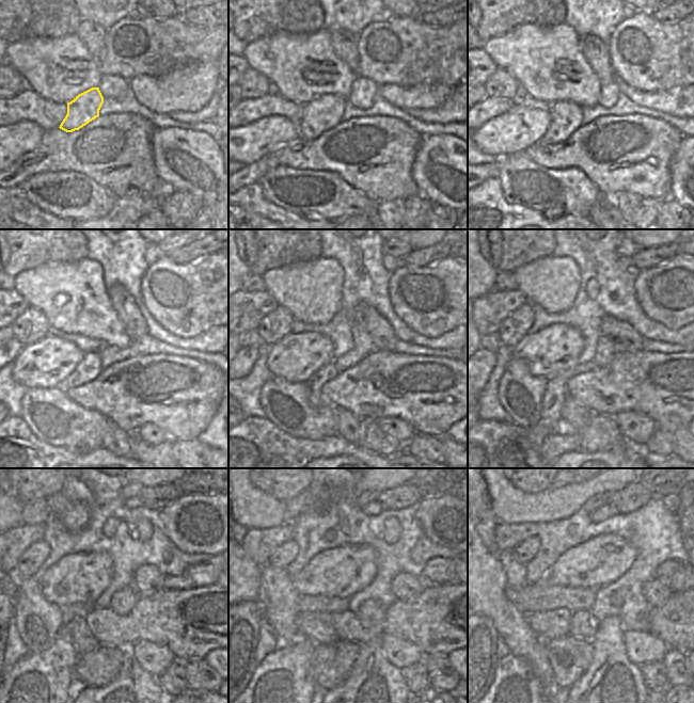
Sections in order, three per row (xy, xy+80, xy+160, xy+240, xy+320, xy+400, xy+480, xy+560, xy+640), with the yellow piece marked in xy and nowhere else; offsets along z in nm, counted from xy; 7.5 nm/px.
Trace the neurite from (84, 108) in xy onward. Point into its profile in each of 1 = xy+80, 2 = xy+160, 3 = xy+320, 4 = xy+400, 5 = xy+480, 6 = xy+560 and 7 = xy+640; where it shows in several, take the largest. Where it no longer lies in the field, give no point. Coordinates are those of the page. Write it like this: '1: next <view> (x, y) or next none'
1: next xy+80 (322, 113)
2: next xy+160 (565, 117)
3: next xy+320 (314, 394)
4: next xy+400 (523, 446)
5: next xy+480 (36, 685)
6: next xy+560 (282, 685)
7: next xy+640 (514, 685)

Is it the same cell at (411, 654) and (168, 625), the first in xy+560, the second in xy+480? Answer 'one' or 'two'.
two

